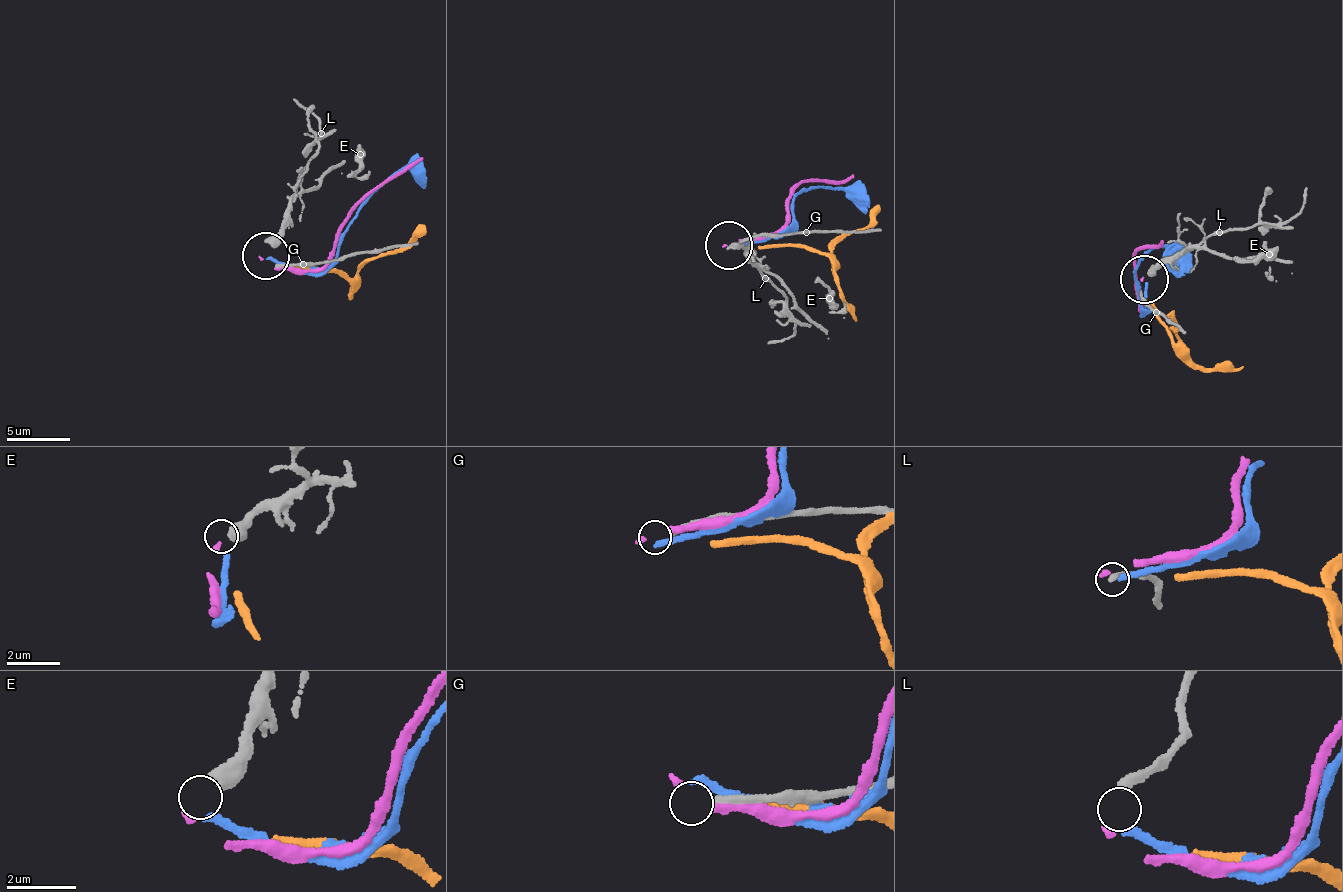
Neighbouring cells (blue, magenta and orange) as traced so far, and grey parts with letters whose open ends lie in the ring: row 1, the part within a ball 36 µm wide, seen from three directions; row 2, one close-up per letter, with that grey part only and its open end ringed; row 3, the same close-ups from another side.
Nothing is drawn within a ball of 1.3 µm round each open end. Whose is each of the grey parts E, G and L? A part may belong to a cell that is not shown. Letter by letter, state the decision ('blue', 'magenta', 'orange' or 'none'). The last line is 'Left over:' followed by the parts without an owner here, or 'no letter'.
E: magenta
G: none
L: blue
Left over: G

